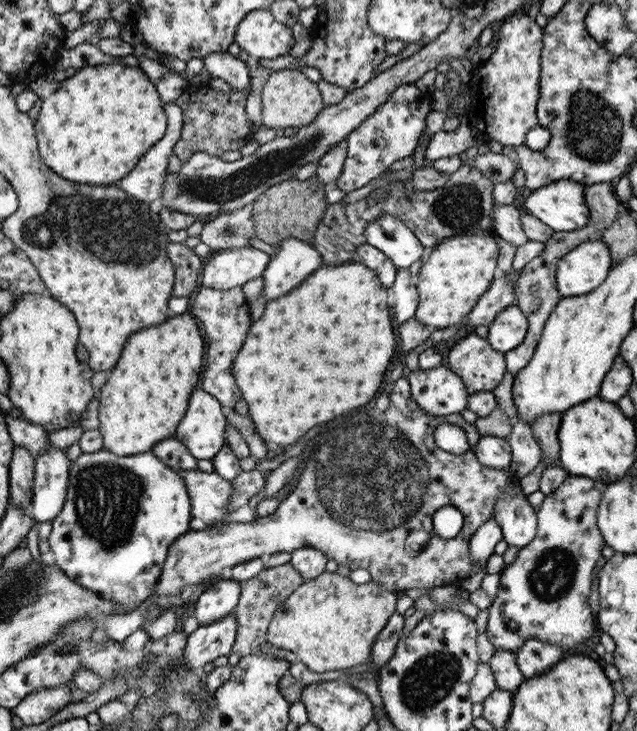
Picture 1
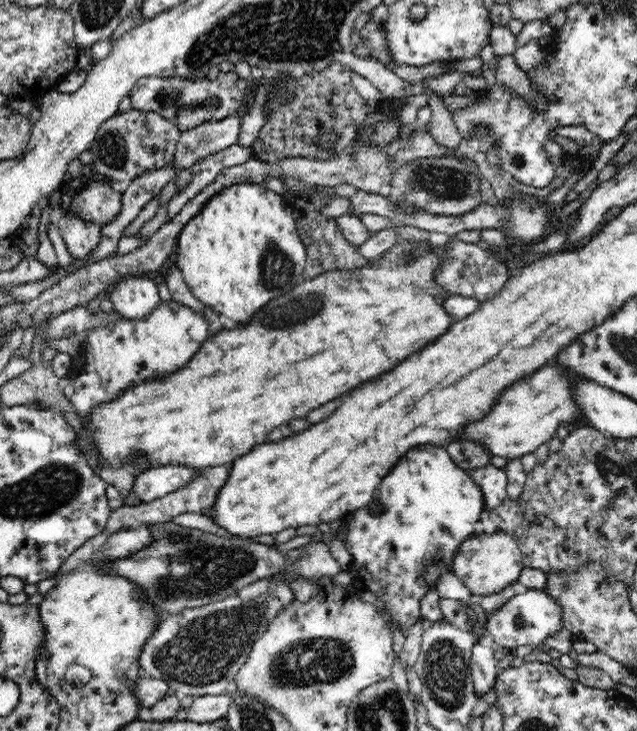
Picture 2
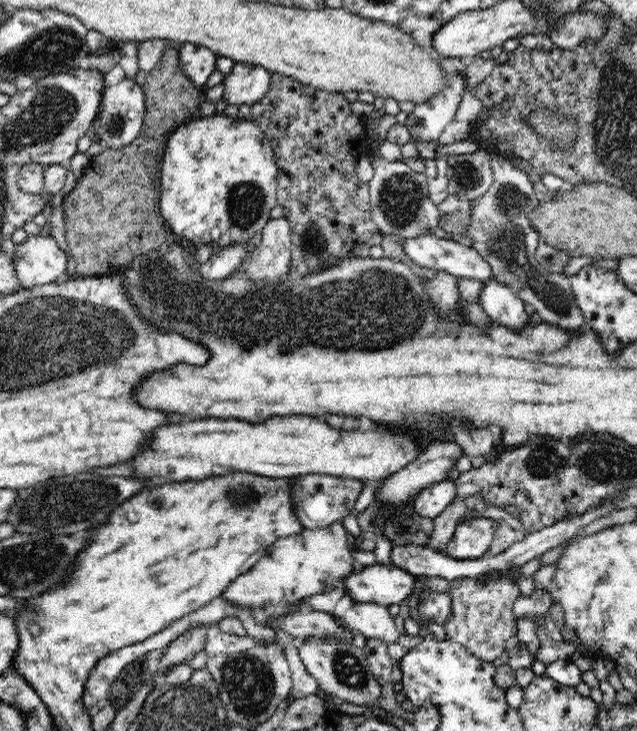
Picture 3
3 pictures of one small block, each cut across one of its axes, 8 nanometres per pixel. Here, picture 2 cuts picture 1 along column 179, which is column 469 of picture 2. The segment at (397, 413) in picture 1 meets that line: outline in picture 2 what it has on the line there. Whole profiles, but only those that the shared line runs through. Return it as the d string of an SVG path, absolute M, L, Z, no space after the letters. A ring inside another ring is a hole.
M493 528L467 539L459 548L452 564L453 573L464 583L470 594L481 597L498 594L516 584L524 567L522 551L516 539L504 531Z

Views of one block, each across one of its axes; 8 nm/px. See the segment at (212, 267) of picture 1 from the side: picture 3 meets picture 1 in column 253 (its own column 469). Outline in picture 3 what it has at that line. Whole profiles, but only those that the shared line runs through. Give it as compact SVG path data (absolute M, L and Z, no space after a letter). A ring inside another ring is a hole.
M430 234L406 238L402 245L410 259L424 268L446 271L457 279L470 278L482 283L495 278L488 262L474 248L451 239Z

